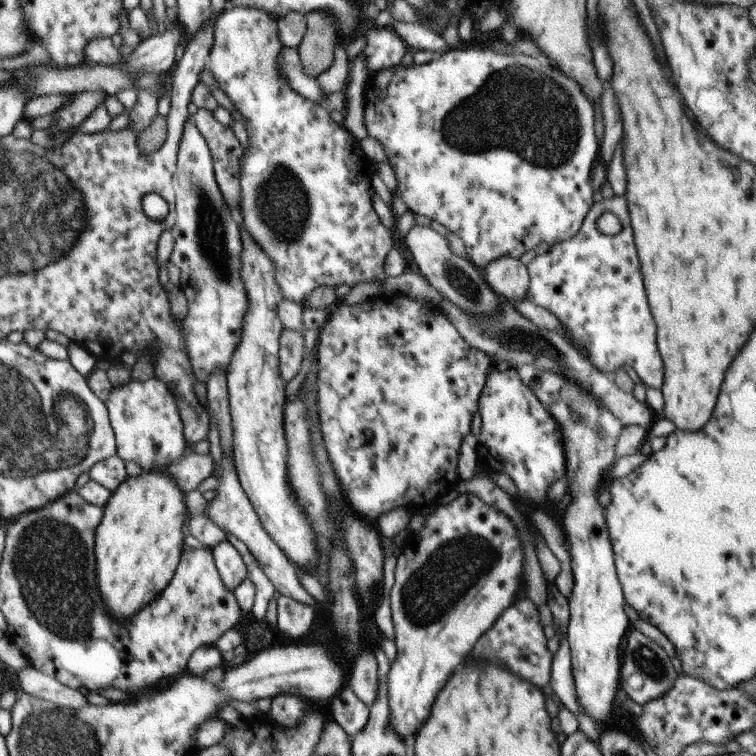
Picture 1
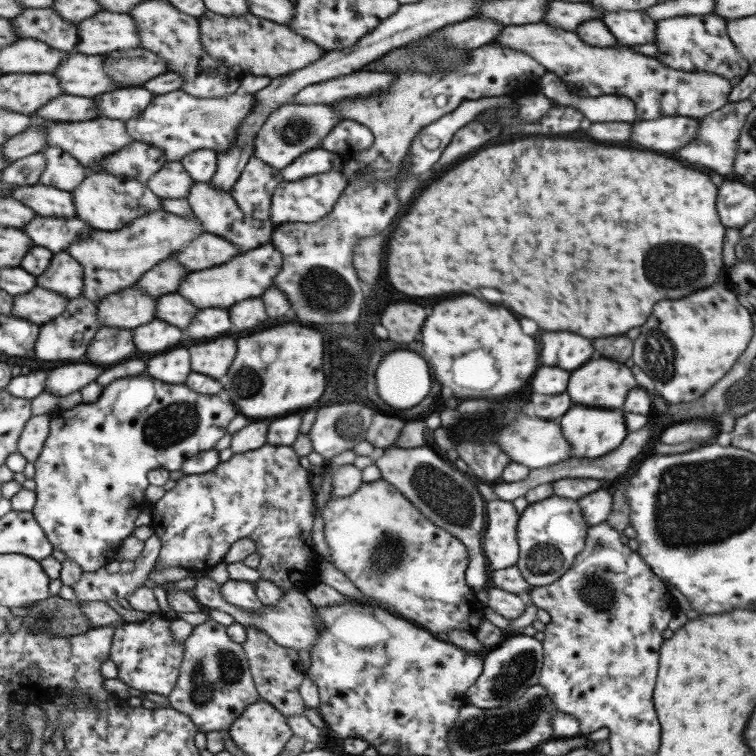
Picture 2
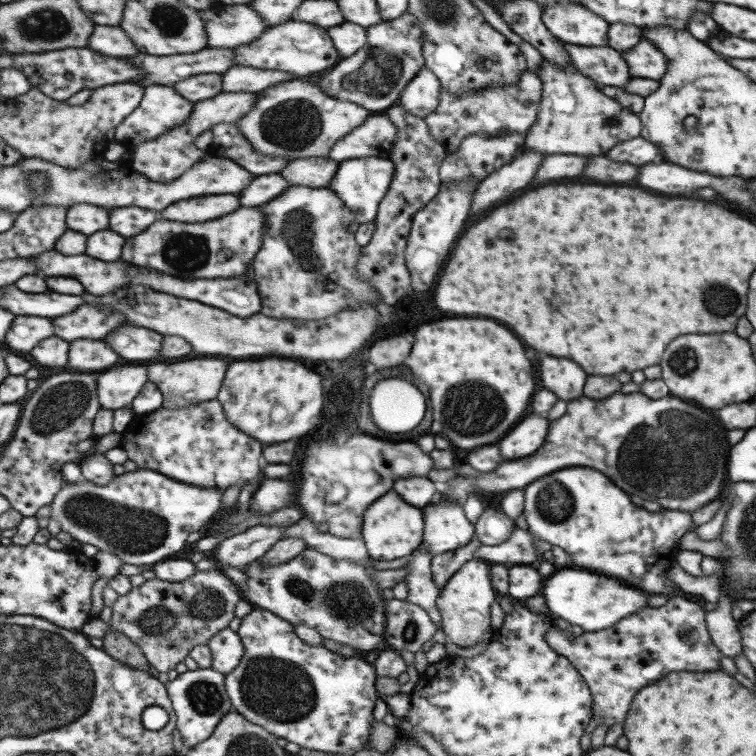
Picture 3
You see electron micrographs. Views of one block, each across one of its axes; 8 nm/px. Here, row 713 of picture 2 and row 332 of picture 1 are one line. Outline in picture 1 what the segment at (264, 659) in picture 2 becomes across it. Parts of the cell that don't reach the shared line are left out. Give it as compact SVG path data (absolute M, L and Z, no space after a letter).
M285 330L279 334L279 376L287 383L297 372L303 360L303 335L295 330Z

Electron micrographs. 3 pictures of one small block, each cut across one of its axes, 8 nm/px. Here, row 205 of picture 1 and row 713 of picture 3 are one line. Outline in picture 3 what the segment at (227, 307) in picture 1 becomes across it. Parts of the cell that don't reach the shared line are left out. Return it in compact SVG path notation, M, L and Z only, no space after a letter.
M211 667L187 670L177 674L173 680L165 682L164 685L176 716L174 729L179 732L179 738L185 749L191 749L203 742L211 735L221 717L233 710L224 689L224 675Z

